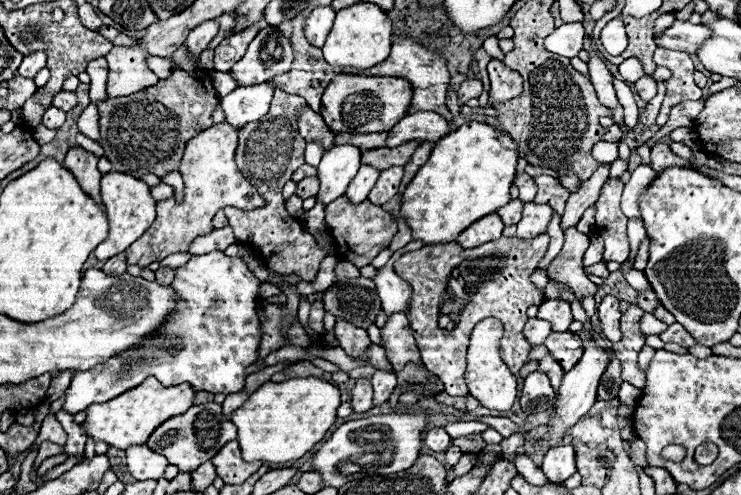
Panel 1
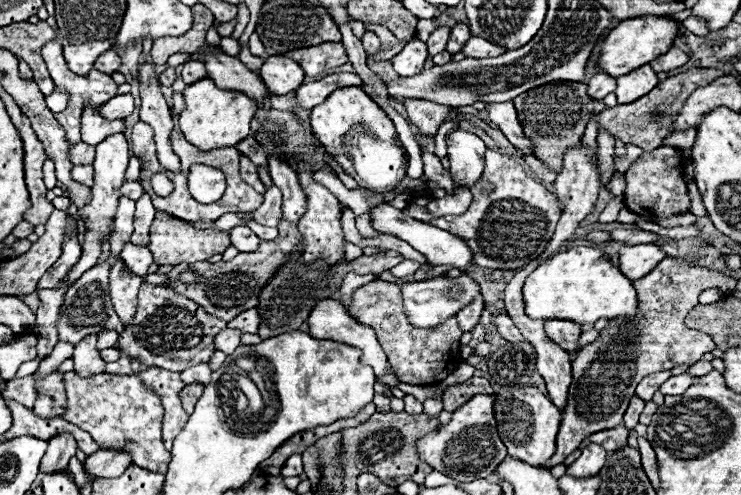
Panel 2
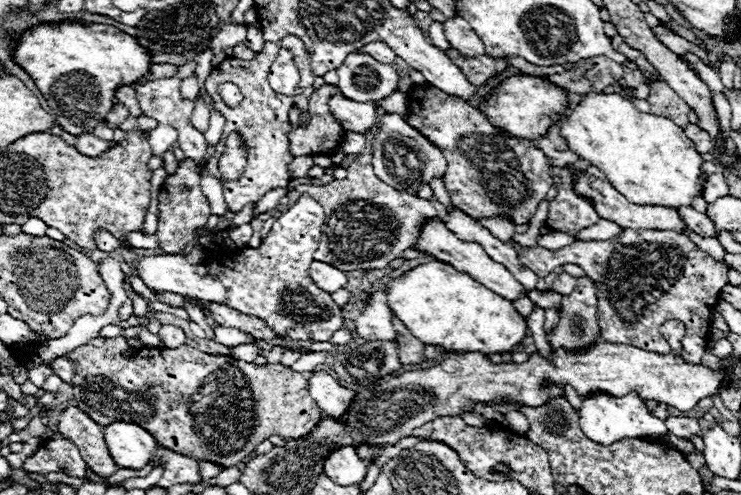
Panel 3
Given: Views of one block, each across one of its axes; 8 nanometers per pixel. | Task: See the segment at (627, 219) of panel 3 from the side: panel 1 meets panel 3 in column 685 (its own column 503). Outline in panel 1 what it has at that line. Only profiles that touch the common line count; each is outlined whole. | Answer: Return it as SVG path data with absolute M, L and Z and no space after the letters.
M488 214L480 220L476 220L472 226L468 226L458 238L456 242L464 248L470 248L470 246L480 246L484 242L490 242L490 240L496 240L502 236L502 230L504 230L504 224L500 220L498 214Z

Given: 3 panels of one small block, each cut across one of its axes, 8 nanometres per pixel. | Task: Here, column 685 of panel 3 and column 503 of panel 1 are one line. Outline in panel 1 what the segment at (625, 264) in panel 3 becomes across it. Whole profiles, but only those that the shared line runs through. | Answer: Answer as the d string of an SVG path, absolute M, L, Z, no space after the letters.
M546 234L532 240L502 236L476 248L462 248L456 242L430 244L422 250L406 252L396 260L396 274L412 288L408 318L412 320L416 344L426 368L442 380L446 394L468 394L464 374L470 334L472 328L488 316L504 324L500 348L508 368L518 374L526 364L532 350L532 344L522 336L524 324L528 322L526 310L546 300L544 292L530 282L530 274L544 258L548 244L550 238Z

